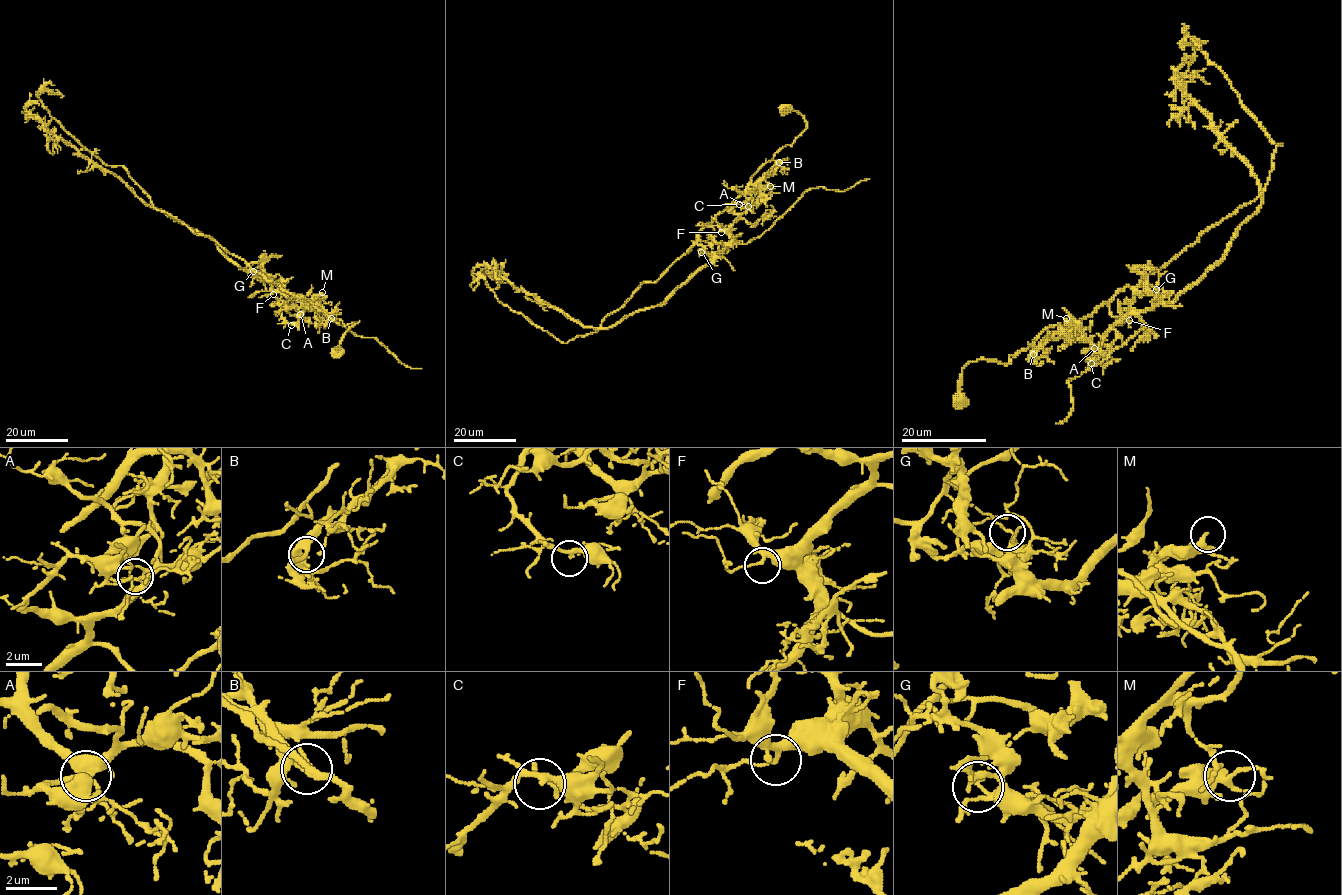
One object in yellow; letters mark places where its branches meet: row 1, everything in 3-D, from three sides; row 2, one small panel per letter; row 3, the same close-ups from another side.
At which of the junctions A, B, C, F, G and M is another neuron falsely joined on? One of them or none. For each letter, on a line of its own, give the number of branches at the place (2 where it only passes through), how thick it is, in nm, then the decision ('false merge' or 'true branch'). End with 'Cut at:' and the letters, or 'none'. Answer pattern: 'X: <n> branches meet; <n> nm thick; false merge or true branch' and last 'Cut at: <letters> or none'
A: 3 branches meet; 190 nm thick; true branch
B: 3 branches meet; 190 nm thick; true branch
C: 3 branches meet; 190 nm thick; true branch
F: 3 branches meet; 130 nm thick; true branch
G: 3 branches meet; 100 nm thick; false merge
M: 3 branches meet; 190 nm thick; true branch
Cut at: G

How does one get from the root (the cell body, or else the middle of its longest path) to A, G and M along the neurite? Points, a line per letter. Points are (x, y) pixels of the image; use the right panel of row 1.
A: (959, 401), (958, 381), (970, 362), (1007, 364), (1009, 355), (1026, 349), (1049, 327), (1079, 329), (1094, 348)
G: (959, 401), (958, 381), (970, 362), (1007, 364), (1049, 327), (1076, 323), (1128, 286), (1143, 295), (1157, 289)
M: (959, 401), (958, 381), (970, 362), (1007, 364), (1049, 327), (1065, 330), (1066, 318)

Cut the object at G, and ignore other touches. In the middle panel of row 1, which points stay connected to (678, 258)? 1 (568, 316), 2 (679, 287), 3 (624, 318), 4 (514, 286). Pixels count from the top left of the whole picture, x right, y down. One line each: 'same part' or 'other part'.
1: other part
2: other part
3: other part
4: other part

